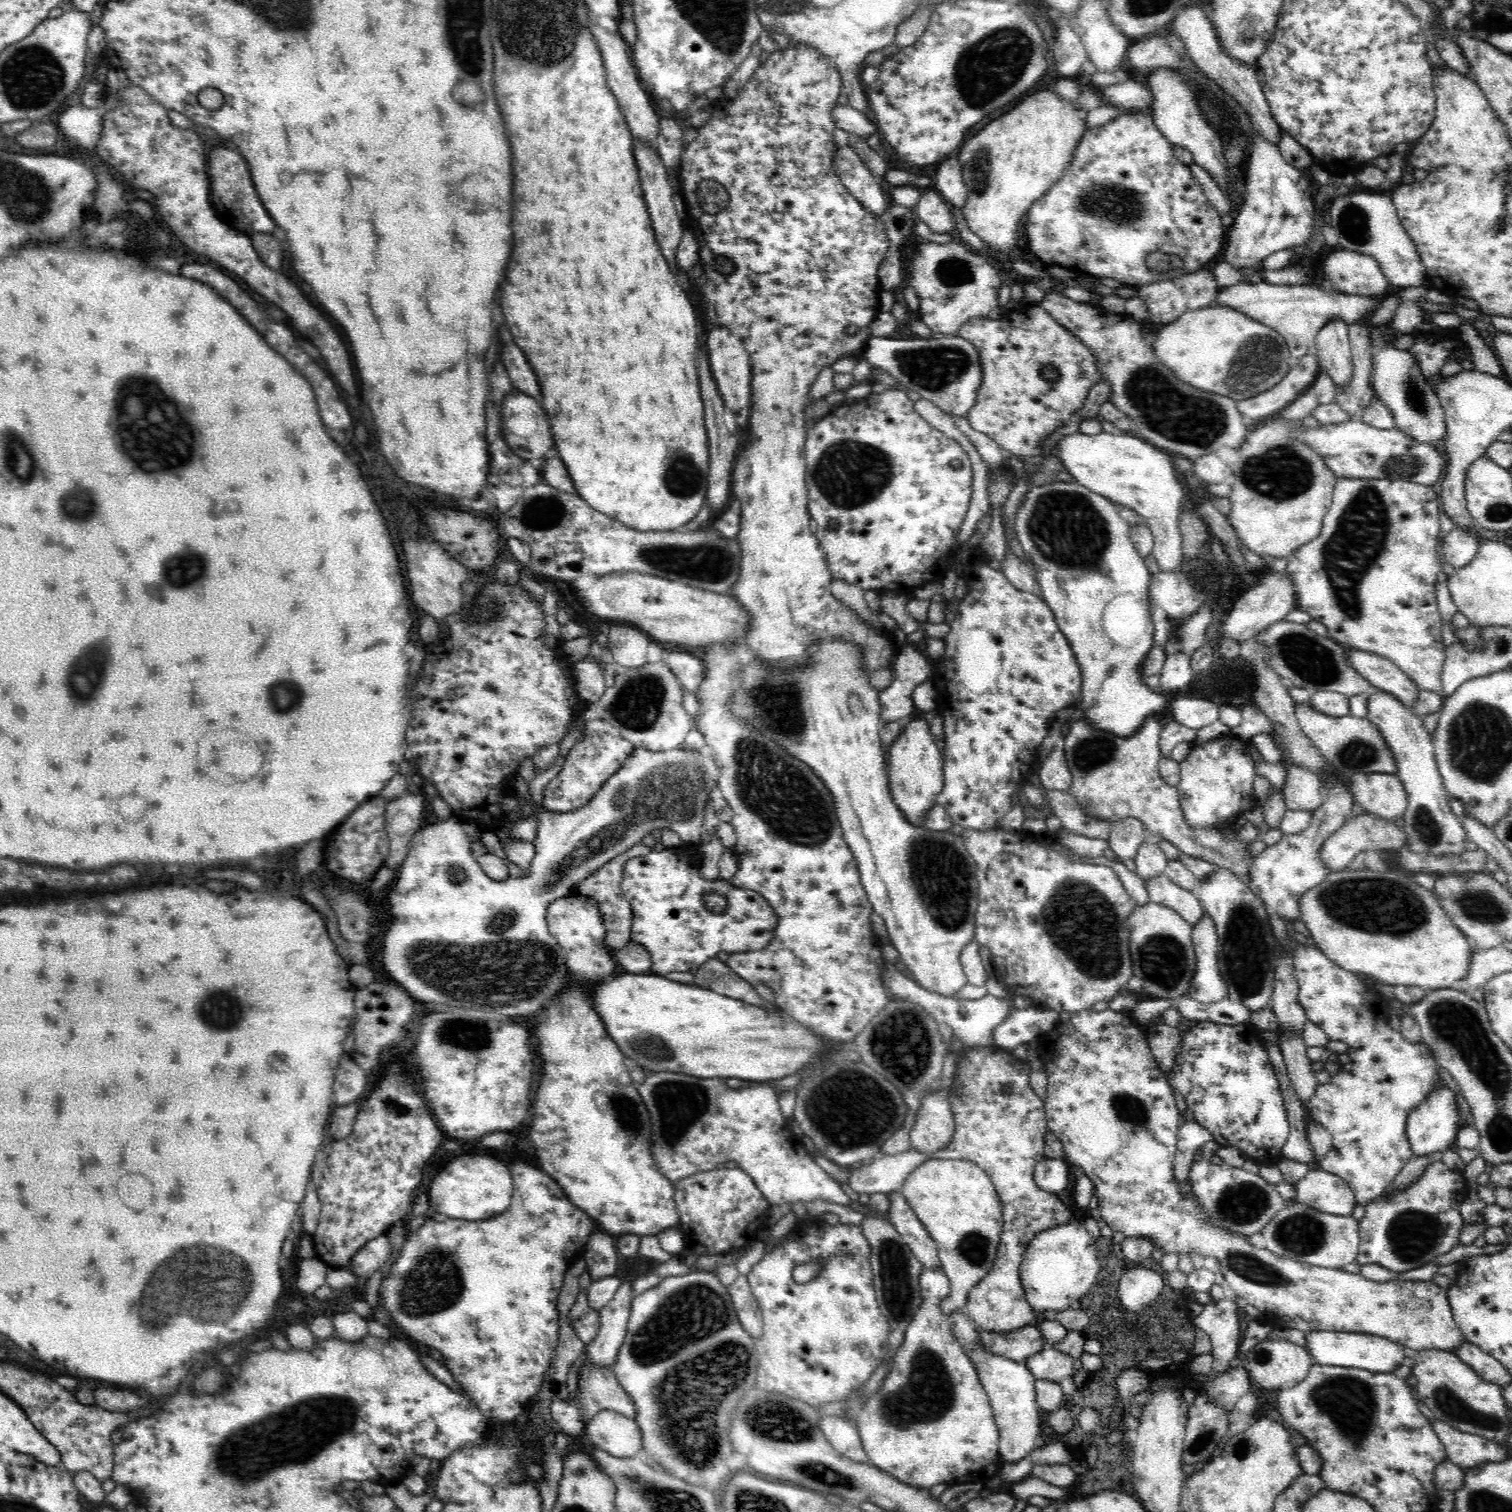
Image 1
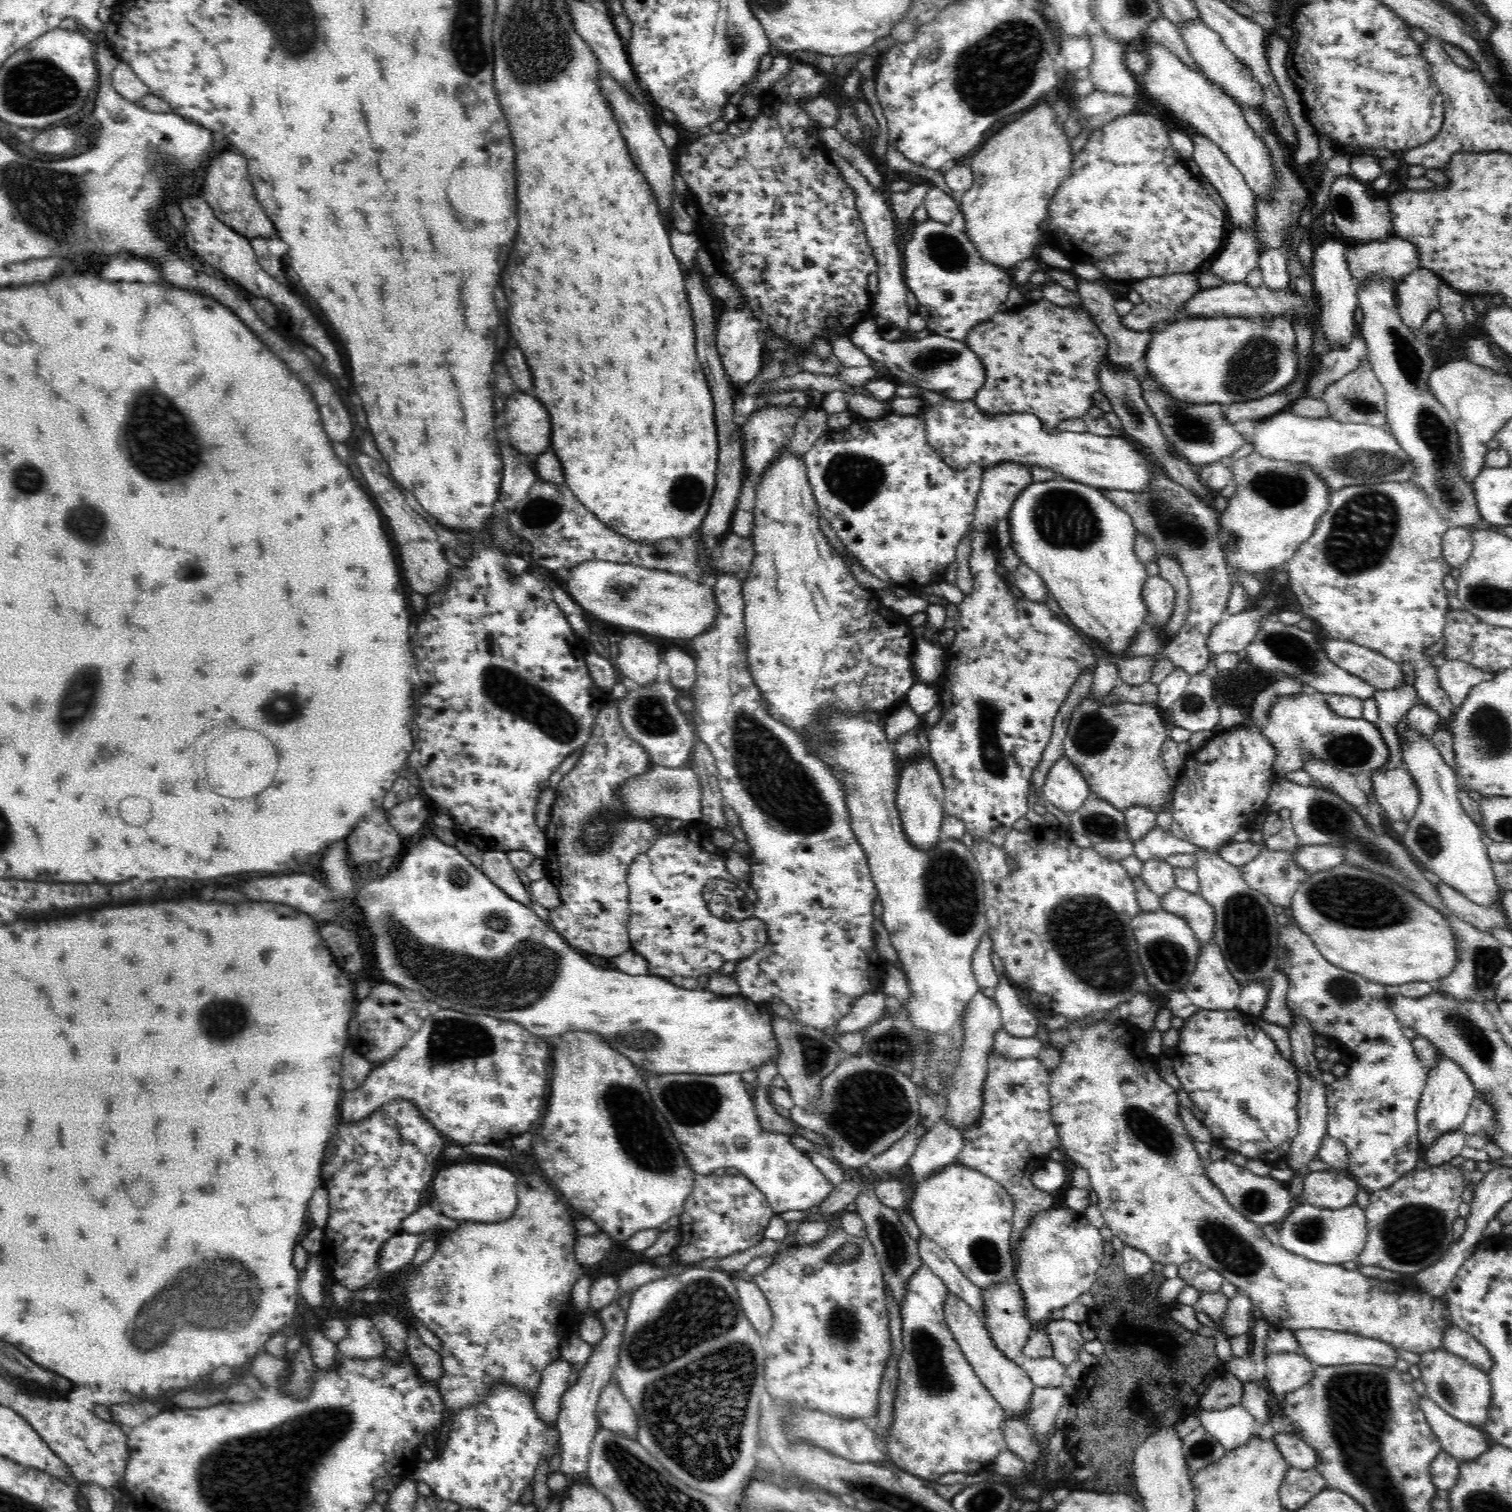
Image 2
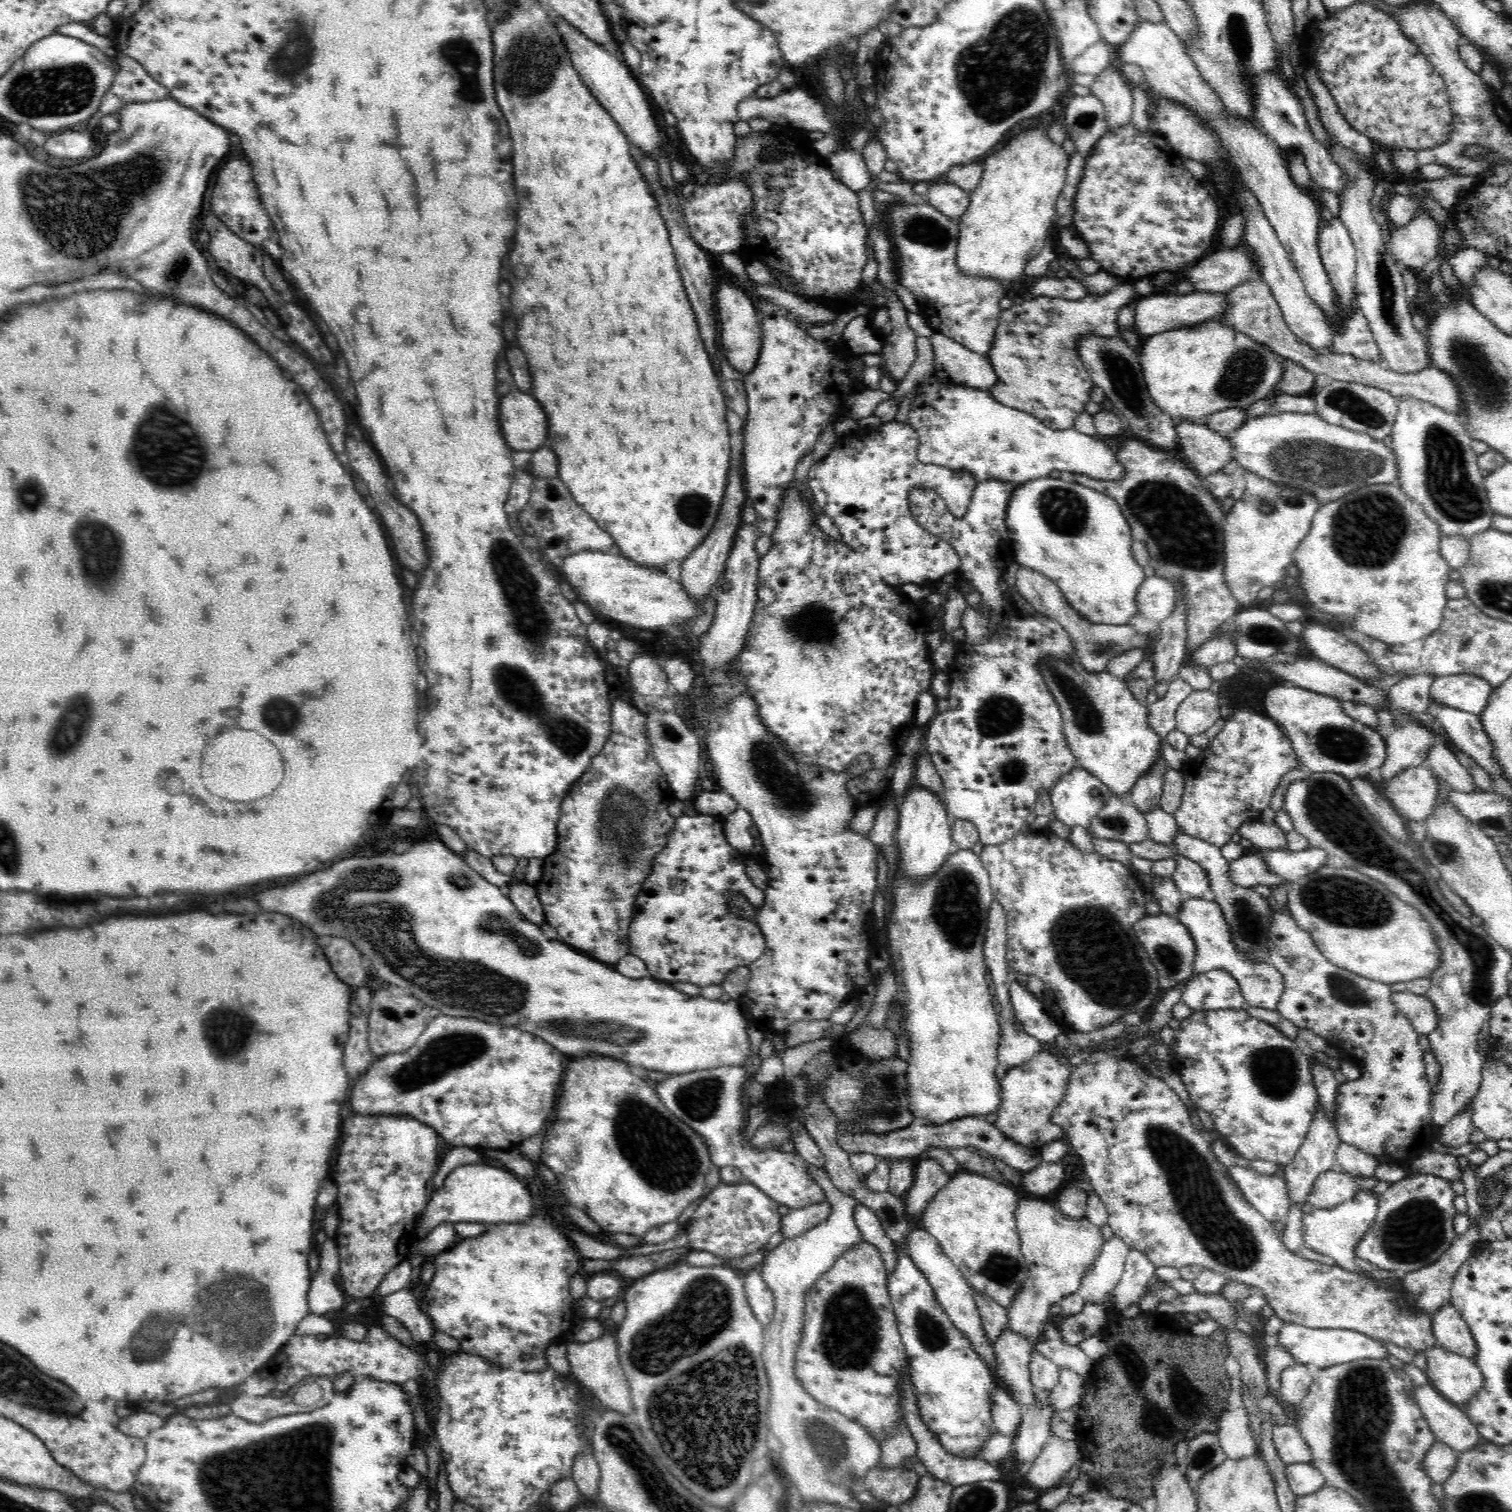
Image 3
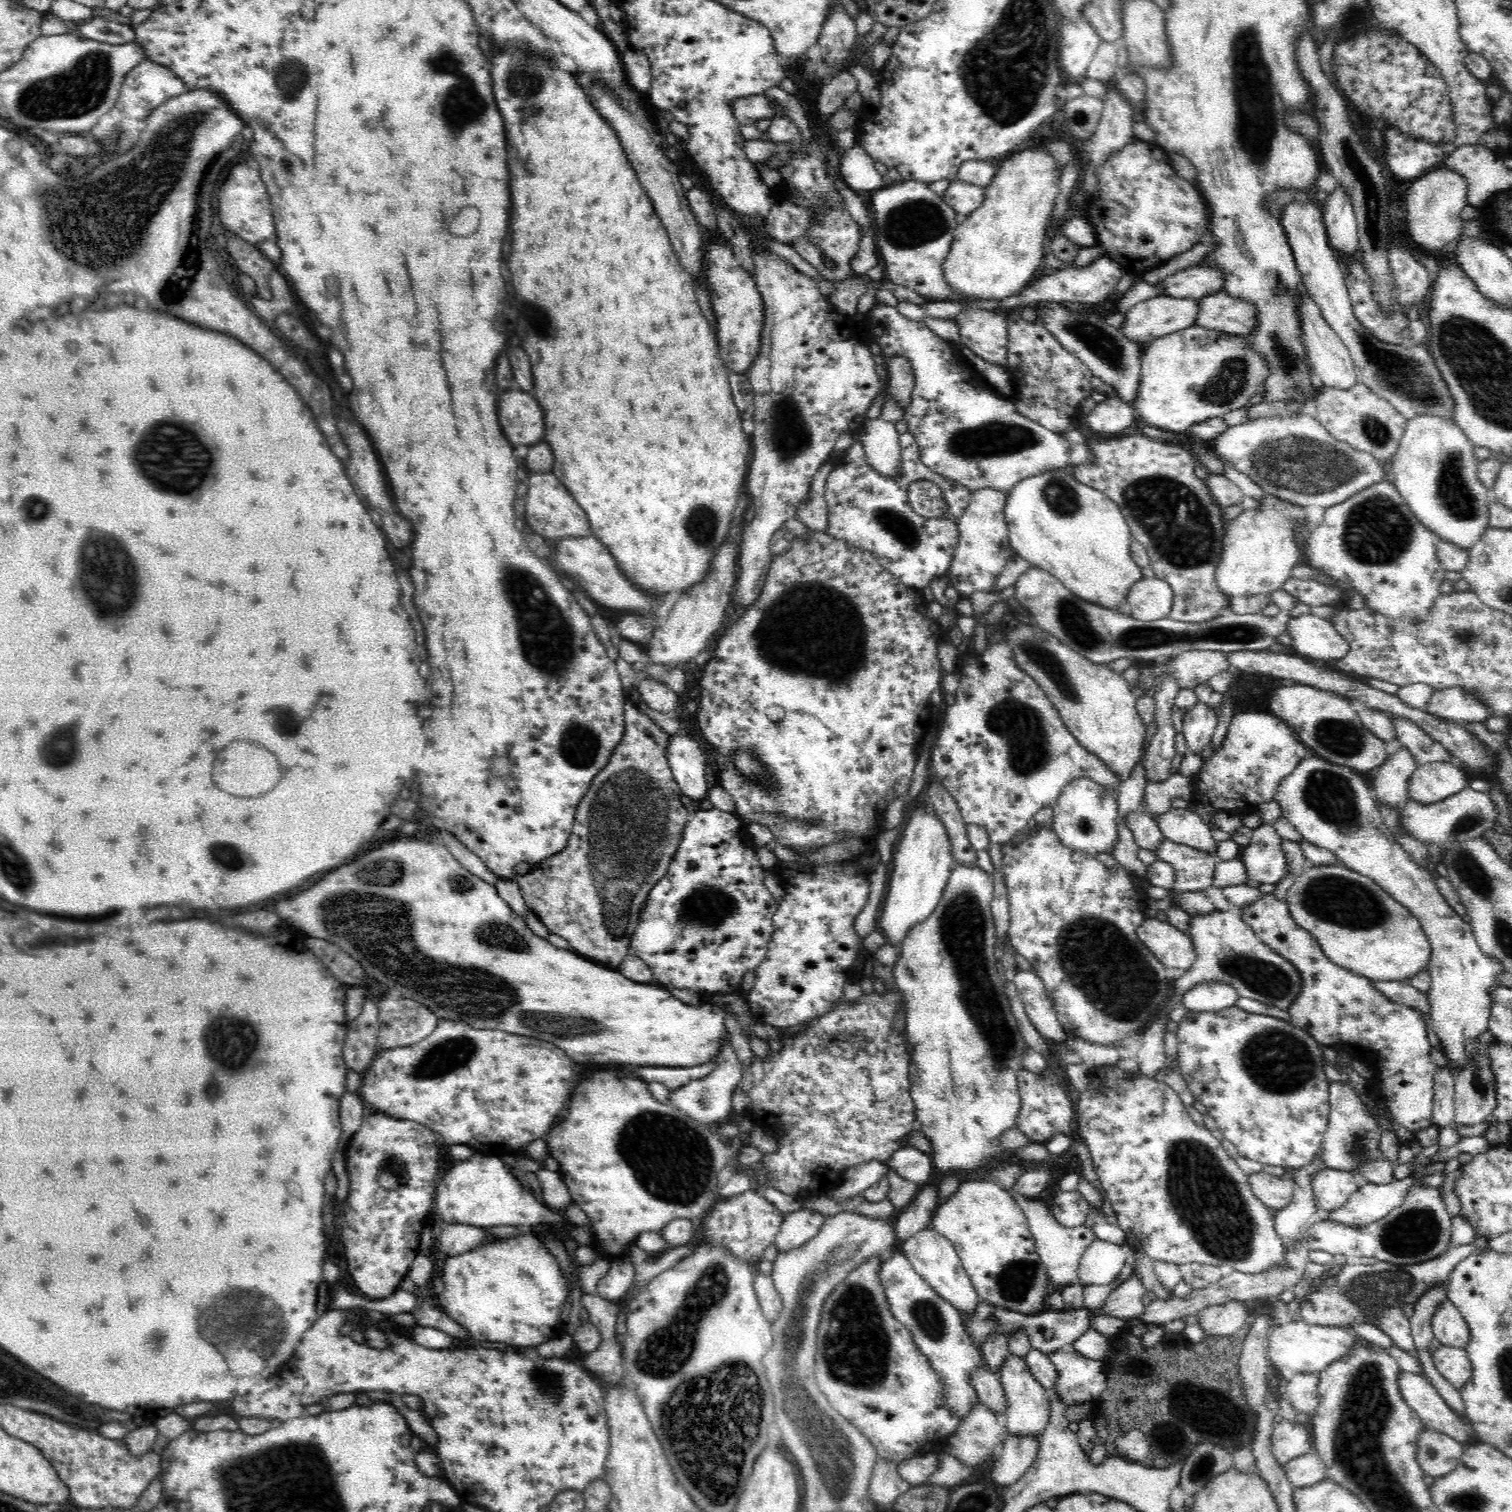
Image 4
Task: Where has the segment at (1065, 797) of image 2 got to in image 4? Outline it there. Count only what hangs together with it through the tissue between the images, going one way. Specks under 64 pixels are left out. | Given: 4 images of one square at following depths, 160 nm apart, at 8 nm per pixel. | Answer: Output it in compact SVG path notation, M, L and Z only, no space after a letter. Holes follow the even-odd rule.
M1085 776L1070 781L1053 805L1053 822L1050 825L1061 843L1074 850L1088 852L1092 856L1111 854L1116 846L1119 824L1118 792L1113 788L1106 788Z

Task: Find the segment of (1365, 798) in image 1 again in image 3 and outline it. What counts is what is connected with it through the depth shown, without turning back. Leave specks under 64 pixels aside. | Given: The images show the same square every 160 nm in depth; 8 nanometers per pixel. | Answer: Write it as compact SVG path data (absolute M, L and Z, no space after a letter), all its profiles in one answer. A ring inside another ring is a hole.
M1427 765L1398 773L1388 784L1385 794L1404 820L1425 820L1436 804L1440 781Z

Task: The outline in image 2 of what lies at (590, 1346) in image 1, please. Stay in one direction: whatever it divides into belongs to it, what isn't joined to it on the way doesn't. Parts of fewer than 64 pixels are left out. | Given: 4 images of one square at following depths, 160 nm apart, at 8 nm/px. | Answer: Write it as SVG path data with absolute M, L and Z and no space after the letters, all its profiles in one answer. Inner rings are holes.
M614 1302L604 1308L598 1309L598 1316L604 1327L604 1336L598 1344L592 1346L594 1354L590 1356L588 1364L584 1364L579 1380L569 1387L560 1402L560 1412L557 1420L558 1432L561 1440L561 1467L562 1471L573 1482L588 1480L588 1464L590 1464L590 1448L597 1430L601 1427L598 1423L597 1404L602 1389L614 1377L626 1326L627 1313Z

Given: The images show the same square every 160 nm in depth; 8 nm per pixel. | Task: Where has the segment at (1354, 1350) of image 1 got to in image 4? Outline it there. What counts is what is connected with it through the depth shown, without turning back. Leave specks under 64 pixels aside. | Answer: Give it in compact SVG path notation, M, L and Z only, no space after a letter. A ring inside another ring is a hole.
M1291 1320L1284 1325L1276 1324L1270 1332L1268 1358L1274 1370L1290 1370L1294 1374L1299 1372L1322 1372L1335 1360L1351 1351L1353 1344L1360 1337L1352 1335L1350 1330L1342 1327L1320 1326L1308 1324L1304 1320Z

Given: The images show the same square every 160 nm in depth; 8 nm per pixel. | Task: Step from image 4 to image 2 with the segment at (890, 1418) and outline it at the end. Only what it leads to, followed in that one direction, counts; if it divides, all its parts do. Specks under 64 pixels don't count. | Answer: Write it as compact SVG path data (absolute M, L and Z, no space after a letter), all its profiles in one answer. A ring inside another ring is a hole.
M841 1226L836 1227L818 1245L783 1248L772 1256L772 1264L762 1274L754 1275L753 1281L766 1295L772 1309L772 1328L766 1337L762 1337L768 1362L764 1368L766 1390L772 1394L773 1399L790 1401L832 1416L858 1418L871 1423L879 1407L878 1394L886 1370L886 1360L892 1352L884 1277L872 1242L850 1236ZM845 1244L860 1248L855 1261L832 1263L830 1256ZM806 1266L812 1268L812 1274L804 1272Z

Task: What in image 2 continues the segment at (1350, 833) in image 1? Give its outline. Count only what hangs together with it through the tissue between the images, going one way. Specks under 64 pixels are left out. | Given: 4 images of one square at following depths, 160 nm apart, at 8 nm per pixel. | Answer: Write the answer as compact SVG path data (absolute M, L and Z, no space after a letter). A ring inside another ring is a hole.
M1329 844L1301 845L1293 852L1293 857L1302 870L1315 873L1345 864L1344 851L1339 846Z

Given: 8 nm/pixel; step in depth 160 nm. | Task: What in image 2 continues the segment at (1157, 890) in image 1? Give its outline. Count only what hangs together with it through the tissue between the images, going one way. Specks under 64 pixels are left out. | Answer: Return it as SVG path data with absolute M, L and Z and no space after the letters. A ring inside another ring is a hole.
M1178 887L1162 899L1161 908L1185 920L1194 931L1199 948L1214 940L1214 908L1199 894L1191 894Z

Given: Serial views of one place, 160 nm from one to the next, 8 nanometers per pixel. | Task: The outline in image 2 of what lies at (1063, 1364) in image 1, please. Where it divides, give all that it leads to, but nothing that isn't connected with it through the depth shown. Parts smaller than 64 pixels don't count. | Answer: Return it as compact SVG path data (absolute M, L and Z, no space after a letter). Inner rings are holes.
M1053 1356L1048 1358L1022 1357L1018 1364L1026 1372L1035 1386L1042 1388L1056 1388L1062 1386L1066 1374L1066 1367Z

